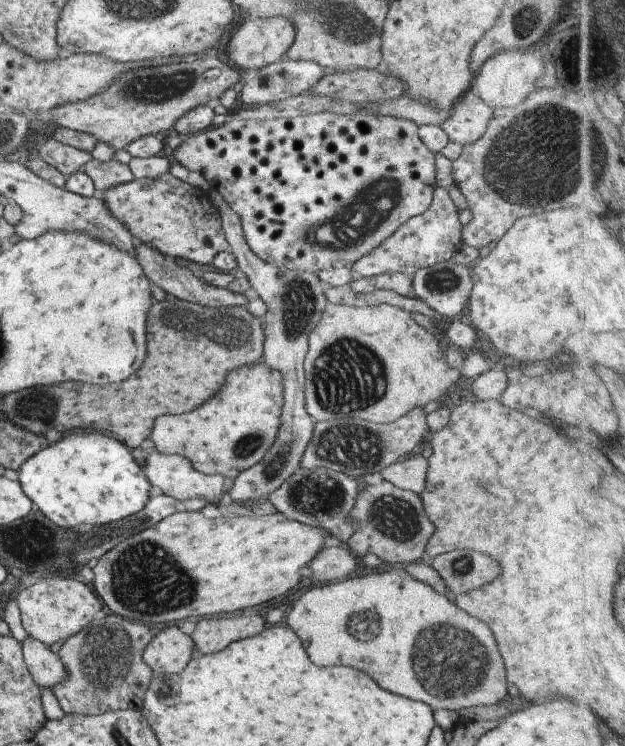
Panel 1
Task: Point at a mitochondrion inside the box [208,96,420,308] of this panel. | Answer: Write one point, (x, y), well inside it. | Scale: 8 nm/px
(373, 213)

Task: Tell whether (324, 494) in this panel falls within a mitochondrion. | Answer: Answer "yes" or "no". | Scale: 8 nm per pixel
yes

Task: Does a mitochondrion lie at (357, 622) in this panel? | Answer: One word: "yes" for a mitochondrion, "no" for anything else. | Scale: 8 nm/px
yes

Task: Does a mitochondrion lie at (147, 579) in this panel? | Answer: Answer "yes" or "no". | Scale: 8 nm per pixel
yes

